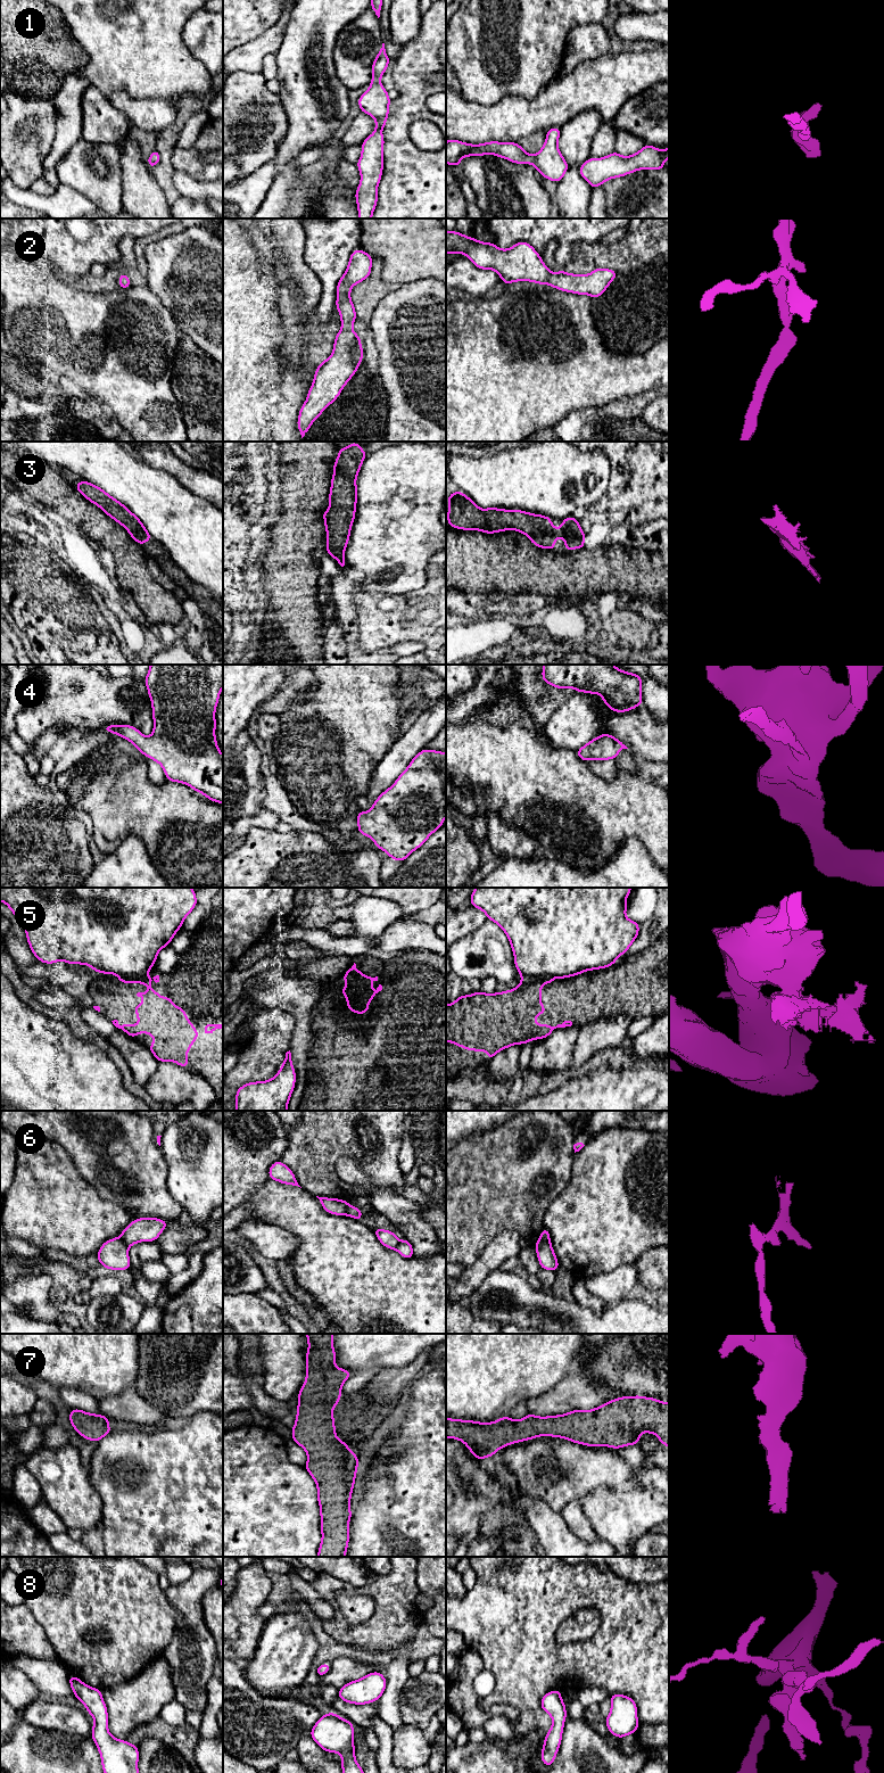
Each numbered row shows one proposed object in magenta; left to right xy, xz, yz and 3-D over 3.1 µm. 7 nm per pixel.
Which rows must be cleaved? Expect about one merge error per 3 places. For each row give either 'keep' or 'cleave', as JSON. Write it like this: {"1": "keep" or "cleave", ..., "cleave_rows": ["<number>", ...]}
{"1": "keep", "2": "keep", "3": "keep", "4": "keep", "5": "cleave", "6": "cleave", "7": "keep", "8": "keep", "cleave_rows": ["5", "6"]}

